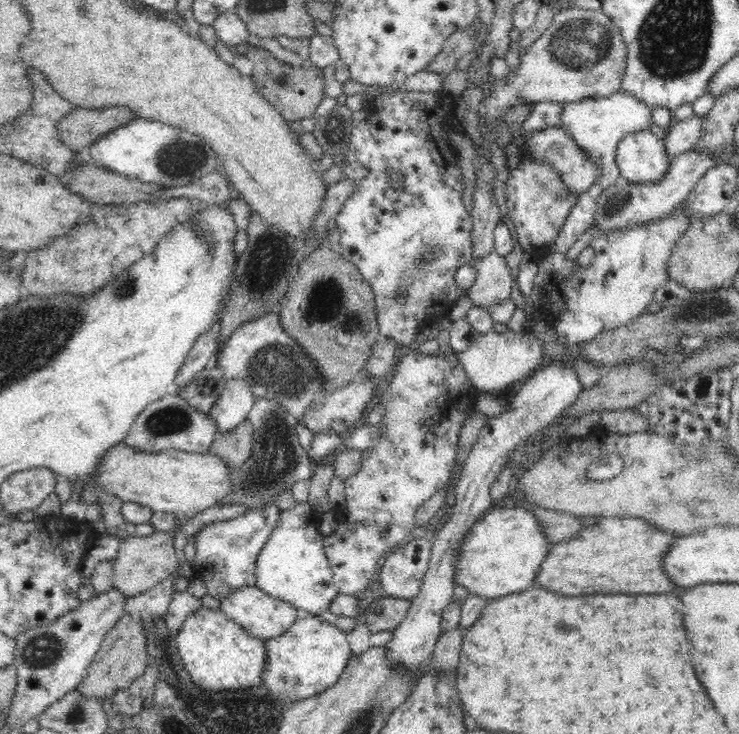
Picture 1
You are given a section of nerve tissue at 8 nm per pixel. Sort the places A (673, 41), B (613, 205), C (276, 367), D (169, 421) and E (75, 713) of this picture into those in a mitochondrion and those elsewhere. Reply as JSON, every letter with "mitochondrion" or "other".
{"A":"mitochondrion","B":"mitochondrion","C":"mitochondrion","D":"mitochondrion","E":"mitochondrion"}

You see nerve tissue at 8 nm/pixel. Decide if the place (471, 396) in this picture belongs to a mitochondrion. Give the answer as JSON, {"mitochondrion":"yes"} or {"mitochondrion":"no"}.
{"mitochondrion":"no"}

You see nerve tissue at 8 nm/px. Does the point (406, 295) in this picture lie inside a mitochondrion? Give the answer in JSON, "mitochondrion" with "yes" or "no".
{"mitochondrion":"yes"}

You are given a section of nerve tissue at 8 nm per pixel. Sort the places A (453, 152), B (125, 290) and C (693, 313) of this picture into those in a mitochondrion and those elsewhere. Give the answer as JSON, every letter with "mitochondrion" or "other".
{"A":"other","B":"mitochondrion","C":"mitochondrion"}

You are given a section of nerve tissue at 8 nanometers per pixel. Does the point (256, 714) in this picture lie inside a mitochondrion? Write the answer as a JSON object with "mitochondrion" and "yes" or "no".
{"mitochondrion":"yes"}

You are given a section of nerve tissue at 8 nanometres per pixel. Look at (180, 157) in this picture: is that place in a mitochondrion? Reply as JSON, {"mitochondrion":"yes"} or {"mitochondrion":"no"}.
{"mitochondrion":"yes"}

